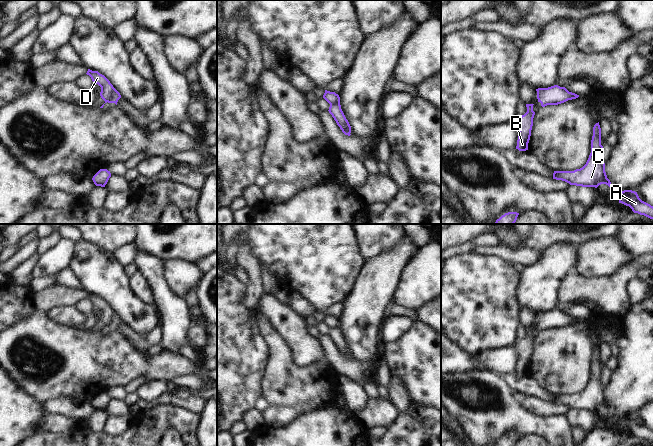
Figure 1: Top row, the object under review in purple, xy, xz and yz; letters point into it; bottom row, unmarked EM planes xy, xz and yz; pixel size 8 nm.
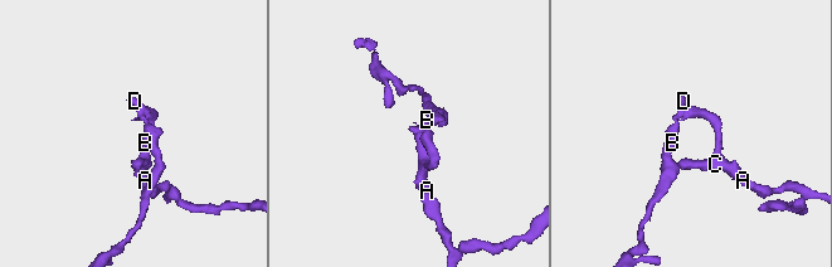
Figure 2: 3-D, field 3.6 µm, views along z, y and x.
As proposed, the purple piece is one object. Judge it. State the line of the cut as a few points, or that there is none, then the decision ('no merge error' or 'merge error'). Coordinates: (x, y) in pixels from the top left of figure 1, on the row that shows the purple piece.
cut xy (114, 88), (111, 97), (105, 101); merge error

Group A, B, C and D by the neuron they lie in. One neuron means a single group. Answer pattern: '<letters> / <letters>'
A C / B D

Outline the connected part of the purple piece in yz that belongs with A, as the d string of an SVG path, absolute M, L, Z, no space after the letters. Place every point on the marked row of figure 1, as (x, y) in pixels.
M624 190L620 192L619 203L629 206L634 213L653 219L653 206L642 201L635 191Z

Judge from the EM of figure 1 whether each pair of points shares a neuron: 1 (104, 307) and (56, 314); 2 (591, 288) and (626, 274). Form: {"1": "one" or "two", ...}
{"1": "two", "2": "one"}

